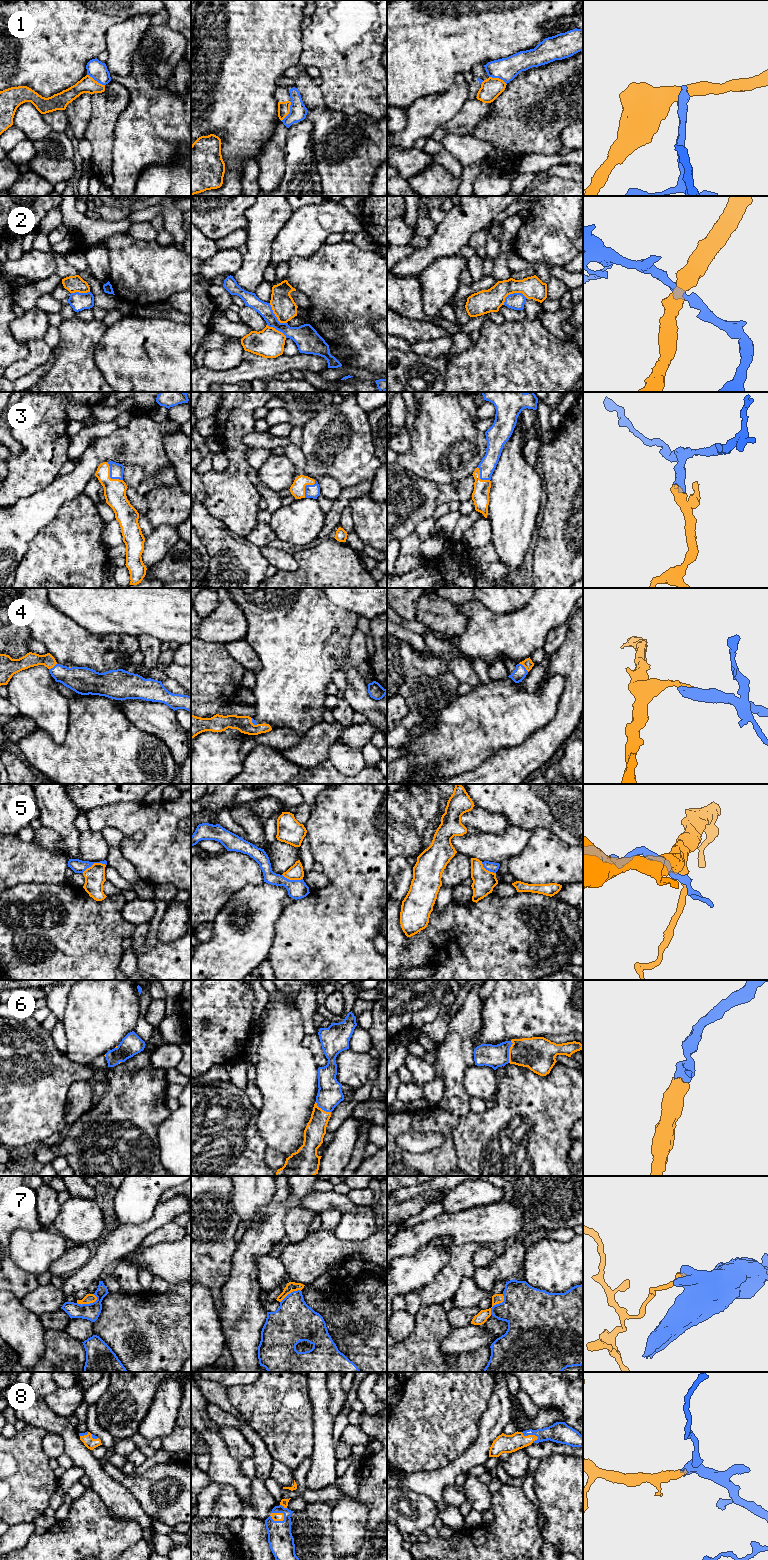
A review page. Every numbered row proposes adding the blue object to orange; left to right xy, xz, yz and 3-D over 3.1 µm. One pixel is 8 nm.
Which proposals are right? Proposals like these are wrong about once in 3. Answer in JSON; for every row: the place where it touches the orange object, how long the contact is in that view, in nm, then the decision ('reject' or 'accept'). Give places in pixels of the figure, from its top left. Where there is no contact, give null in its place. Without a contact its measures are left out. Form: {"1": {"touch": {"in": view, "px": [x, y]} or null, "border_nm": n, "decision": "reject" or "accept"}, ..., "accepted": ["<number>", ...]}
{"1": {"touch": {"in": "xz", "px": [289, 111]}, "border_nm": 180, "decision": "reject"}, "2": {"touch": {"in": "yz", "px": [513, 292]}, "border_nm": 200, "decision": "reject"}, "3": {"touch": {"in": "xy", "px": [109, 476]}, "border_nm": 200, "decision": "accept"}, "4": {"touch": {"in": "yz", "px": [524, 666]}, "border_nm": 100, "decision": "accept"}, "5": {"touch": {"in": "xy", "px": [94, 863]}, "border_nm": 200, "decision": "reject"}, "6": {"touch": {"in": "yz", "px": [509, 1052]}, "border_nm": 180, "decision": "accept"}, "7": {"touch": {"in": "yz", "px": [497, 1303]}, "border_nm": 200, "decision": "reject"}, "8": {"touch": {"in": "xz", "px": [280, 1513]}, "border_nm": 130, "decision": "accept"}, "accepted": ["3", "4", "6", "8"]}

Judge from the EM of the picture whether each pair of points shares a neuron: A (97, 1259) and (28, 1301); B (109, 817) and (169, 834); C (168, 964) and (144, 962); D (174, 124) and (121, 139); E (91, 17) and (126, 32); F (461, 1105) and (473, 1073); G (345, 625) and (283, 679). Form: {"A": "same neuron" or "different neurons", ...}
{"A": "different neurons", "B": "same neuron", "C": "same neuron", "D": "same neuron", "E": "different neurons", "F": "different neurons", "G": "same neuron"}

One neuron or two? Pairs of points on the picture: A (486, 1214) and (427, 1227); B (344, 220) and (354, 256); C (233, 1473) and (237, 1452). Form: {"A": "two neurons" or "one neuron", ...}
{"A": "one neuron", "B": "two neurons", "C": "two neurons"}

